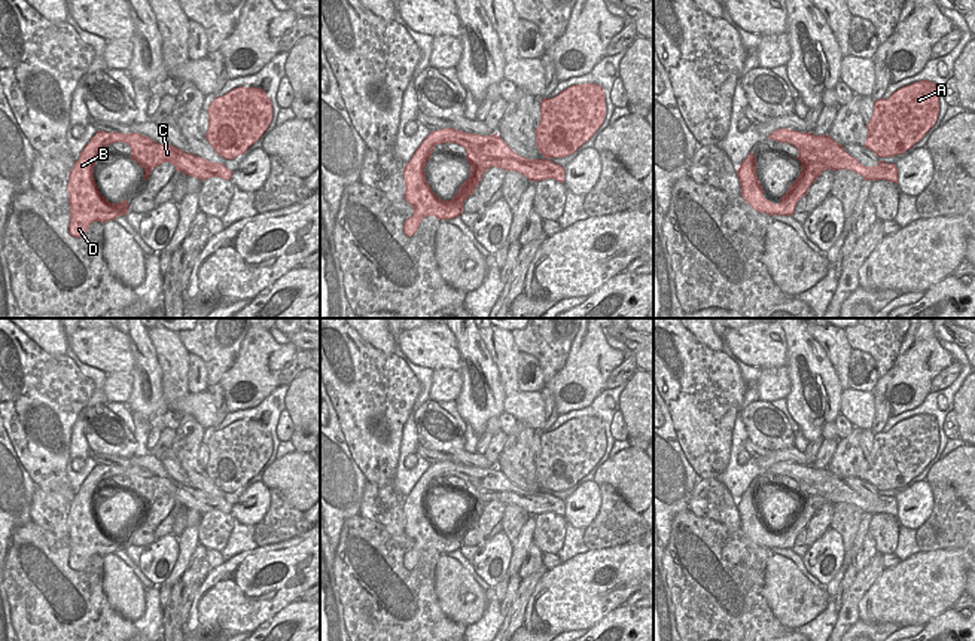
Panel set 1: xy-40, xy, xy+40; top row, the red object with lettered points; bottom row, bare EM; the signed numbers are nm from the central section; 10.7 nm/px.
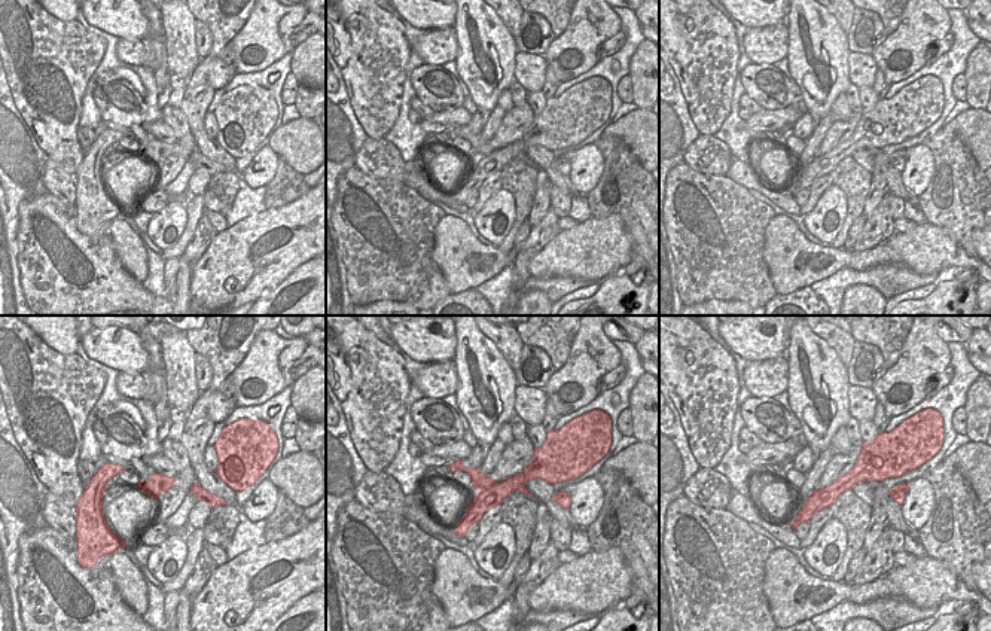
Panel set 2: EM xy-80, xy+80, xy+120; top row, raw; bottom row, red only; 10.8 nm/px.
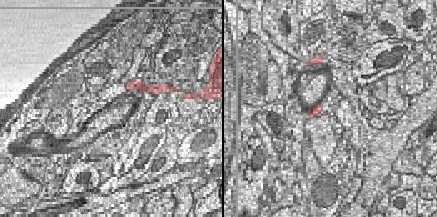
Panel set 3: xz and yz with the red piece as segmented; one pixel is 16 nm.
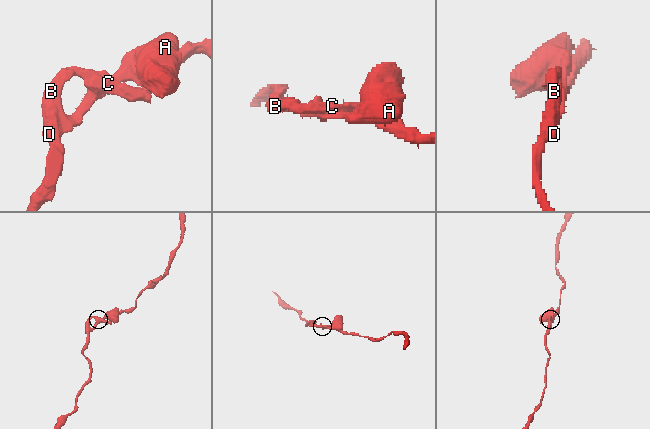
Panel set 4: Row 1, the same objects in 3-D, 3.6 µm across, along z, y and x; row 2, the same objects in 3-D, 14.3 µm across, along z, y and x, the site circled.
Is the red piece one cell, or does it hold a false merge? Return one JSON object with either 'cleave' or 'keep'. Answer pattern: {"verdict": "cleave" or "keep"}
{"verdict": "keep"}

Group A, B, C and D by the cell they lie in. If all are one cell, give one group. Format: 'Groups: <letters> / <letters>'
Groups: A B C D

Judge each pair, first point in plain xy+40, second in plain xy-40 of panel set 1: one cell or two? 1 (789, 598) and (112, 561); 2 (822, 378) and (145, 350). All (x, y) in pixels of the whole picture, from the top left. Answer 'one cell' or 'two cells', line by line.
1: one cell
2: one cell

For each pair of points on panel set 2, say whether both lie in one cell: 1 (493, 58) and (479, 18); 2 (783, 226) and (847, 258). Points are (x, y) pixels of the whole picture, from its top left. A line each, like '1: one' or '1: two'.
1: one
2: one

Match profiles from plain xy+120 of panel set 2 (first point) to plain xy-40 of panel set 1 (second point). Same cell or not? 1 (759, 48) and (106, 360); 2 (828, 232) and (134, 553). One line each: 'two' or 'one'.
1: two
2: two

